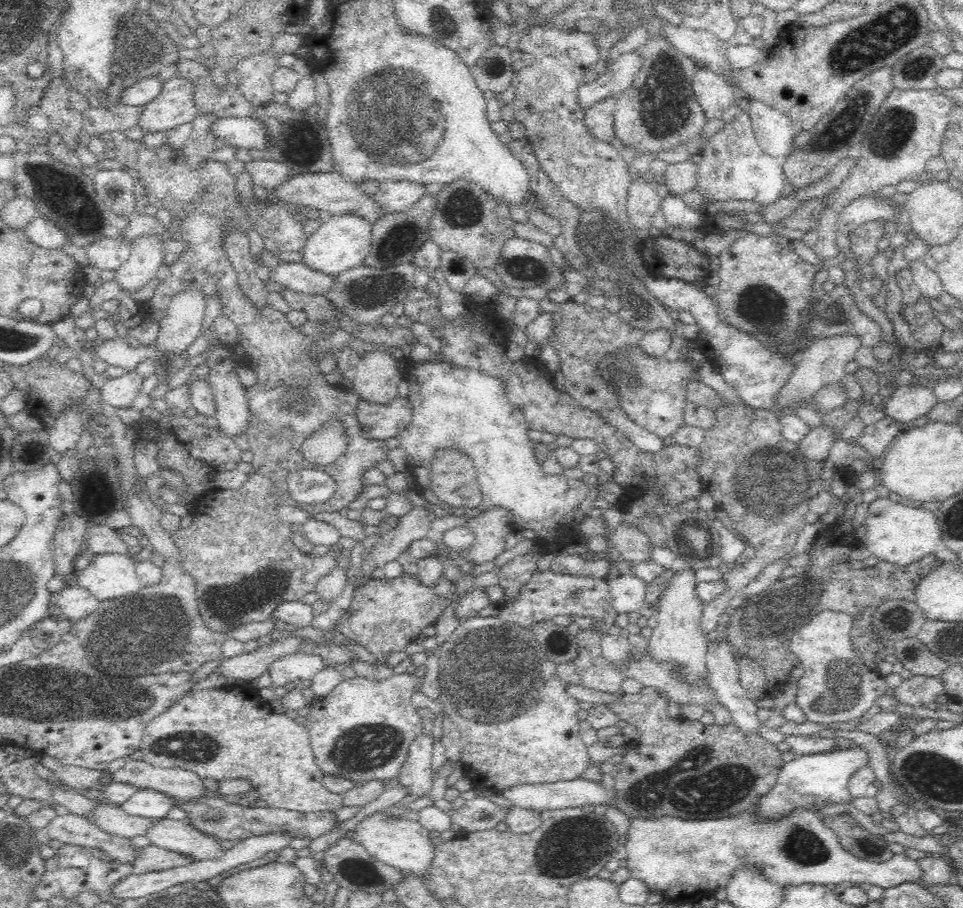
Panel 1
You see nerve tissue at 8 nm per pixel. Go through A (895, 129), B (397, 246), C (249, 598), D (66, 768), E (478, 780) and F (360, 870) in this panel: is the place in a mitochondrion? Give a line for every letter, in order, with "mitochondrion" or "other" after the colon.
A: mitochondrion
B: other
C: other
D: other
E: other
F: mitochondrion

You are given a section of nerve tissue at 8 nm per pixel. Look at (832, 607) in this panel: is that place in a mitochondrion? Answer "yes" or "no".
no

